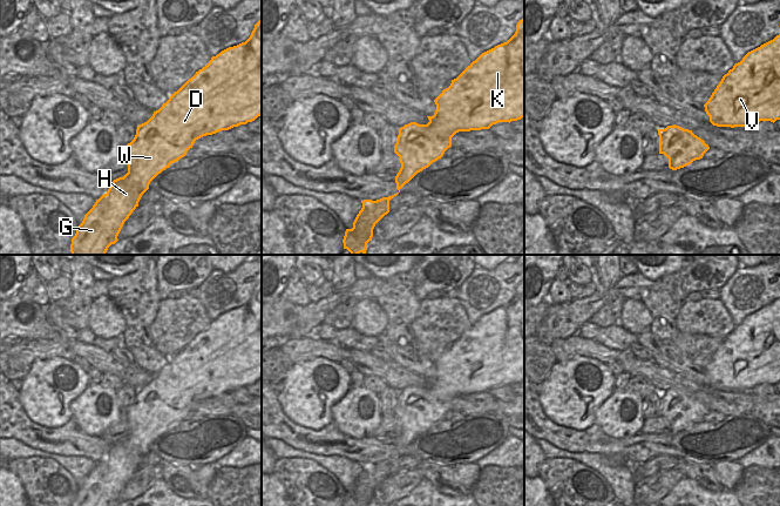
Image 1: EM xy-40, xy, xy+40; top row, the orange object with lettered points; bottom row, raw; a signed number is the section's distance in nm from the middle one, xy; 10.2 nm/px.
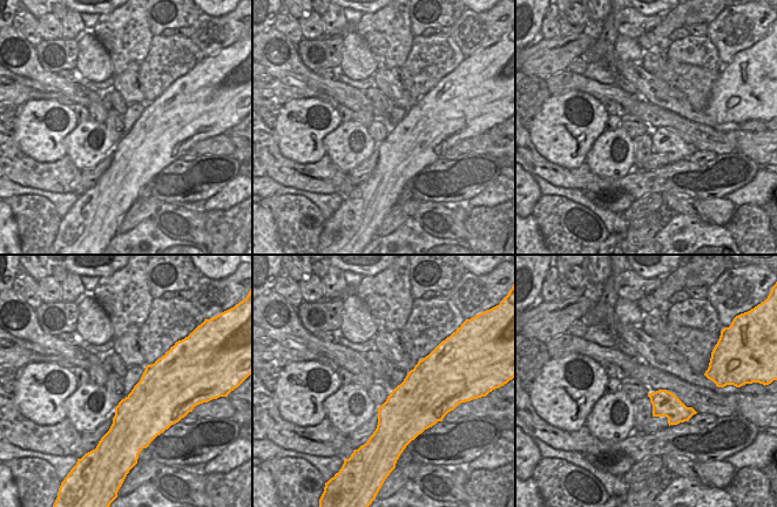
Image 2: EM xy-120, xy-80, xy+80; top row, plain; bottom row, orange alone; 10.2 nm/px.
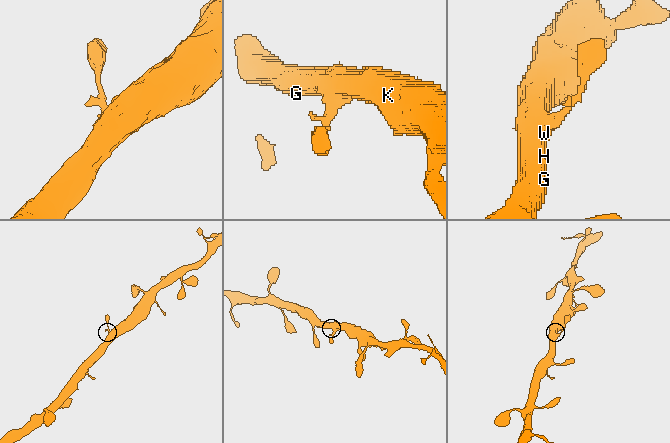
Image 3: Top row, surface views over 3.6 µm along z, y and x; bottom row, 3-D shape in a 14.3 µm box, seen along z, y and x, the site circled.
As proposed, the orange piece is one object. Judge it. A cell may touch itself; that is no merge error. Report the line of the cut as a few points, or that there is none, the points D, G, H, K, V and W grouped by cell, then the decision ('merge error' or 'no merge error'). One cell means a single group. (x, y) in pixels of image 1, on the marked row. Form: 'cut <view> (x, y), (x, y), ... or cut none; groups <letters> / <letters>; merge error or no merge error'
cut none; groups D G H K V W; no merge error

